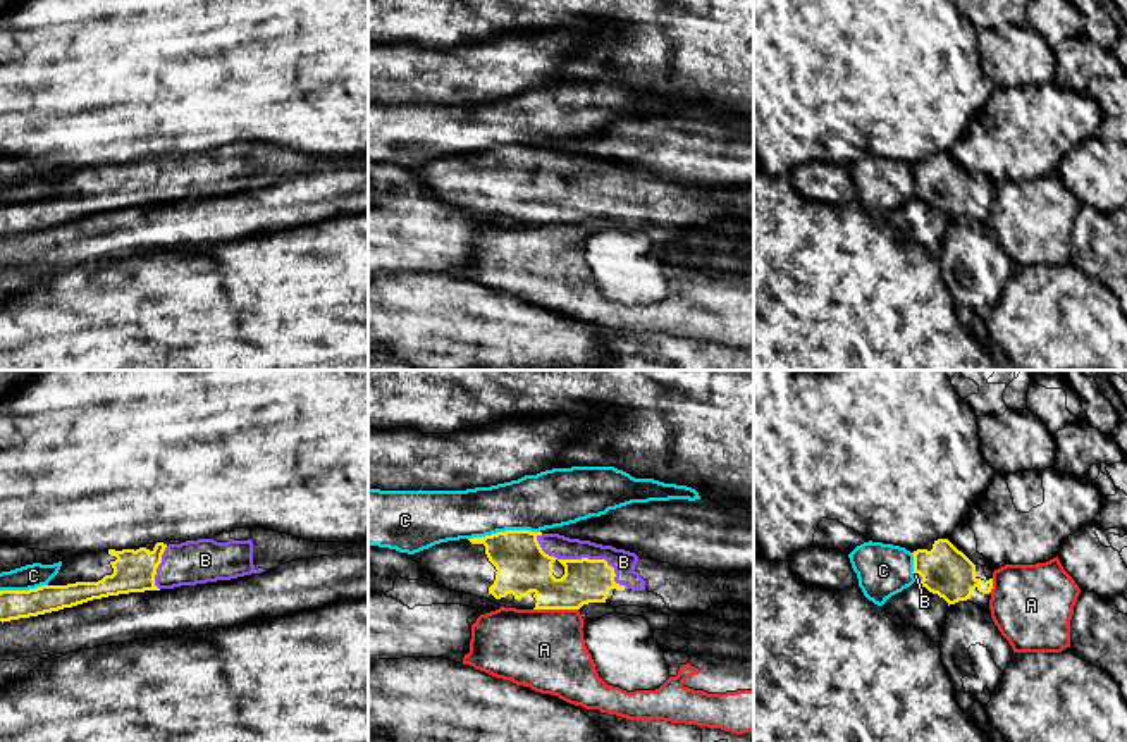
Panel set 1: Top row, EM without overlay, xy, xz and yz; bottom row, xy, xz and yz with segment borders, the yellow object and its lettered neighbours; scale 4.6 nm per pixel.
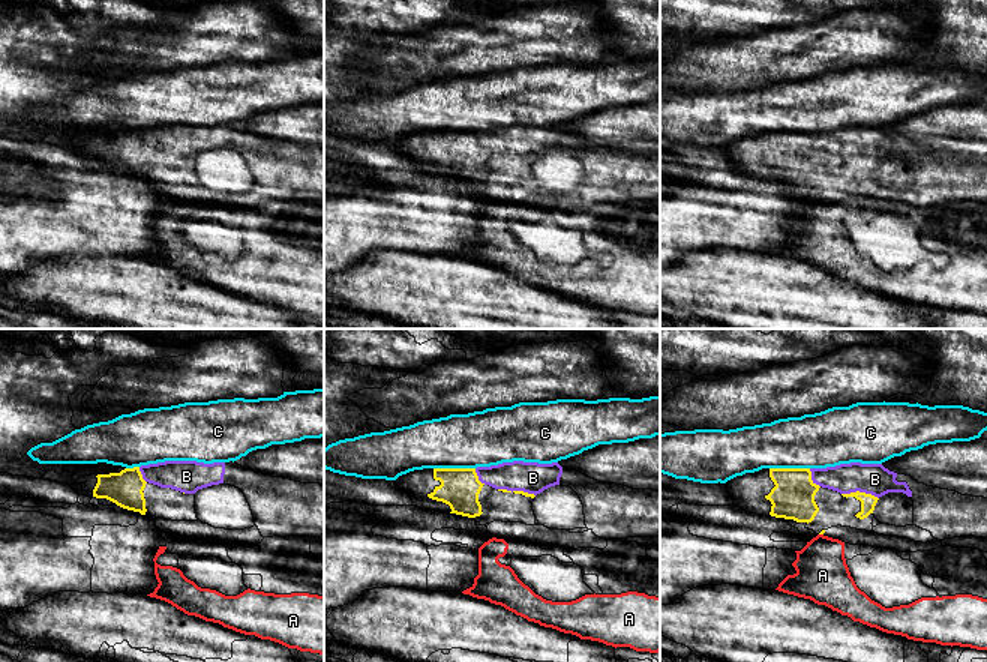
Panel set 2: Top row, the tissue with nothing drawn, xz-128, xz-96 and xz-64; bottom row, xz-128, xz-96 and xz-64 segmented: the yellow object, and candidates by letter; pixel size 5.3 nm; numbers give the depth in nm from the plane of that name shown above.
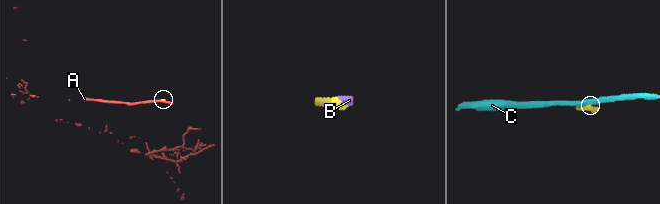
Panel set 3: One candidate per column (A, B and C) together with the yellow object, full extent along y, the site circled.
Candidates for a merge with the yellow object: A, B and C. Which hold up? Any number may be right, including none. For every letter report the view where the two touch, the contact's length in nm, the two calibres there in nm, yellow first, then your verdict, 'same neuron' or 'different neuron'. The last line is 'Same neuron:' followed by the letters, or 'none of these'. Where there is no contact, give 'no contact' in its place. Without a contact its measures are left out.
A: contact in xz; length 200 nm; calibres 240 and 380 nm; different neuron
B: contact in xz; length 500 nm; calibres 220 and 110 nm; same neuron
C: contact in xz; length 340 nm; calibres 240 and 260 nm; different neuron
Same neuron: B

